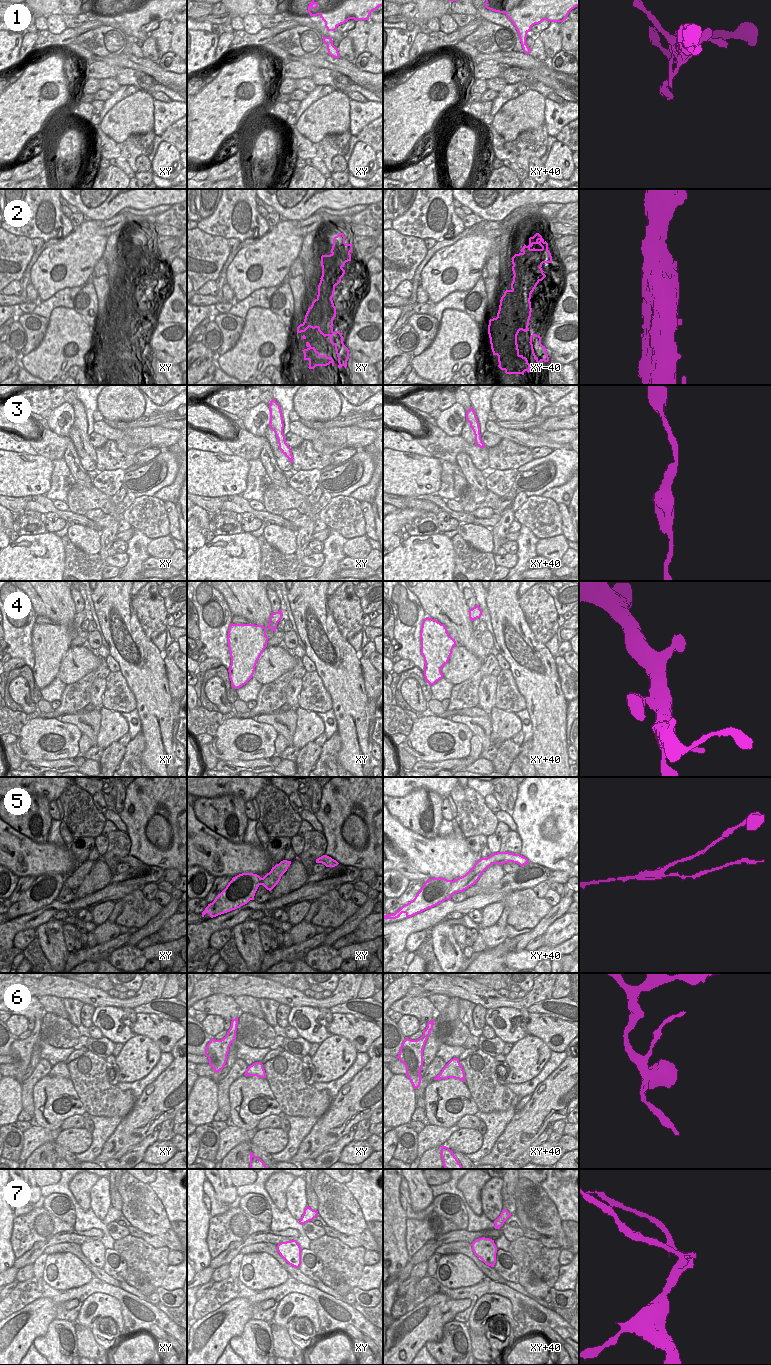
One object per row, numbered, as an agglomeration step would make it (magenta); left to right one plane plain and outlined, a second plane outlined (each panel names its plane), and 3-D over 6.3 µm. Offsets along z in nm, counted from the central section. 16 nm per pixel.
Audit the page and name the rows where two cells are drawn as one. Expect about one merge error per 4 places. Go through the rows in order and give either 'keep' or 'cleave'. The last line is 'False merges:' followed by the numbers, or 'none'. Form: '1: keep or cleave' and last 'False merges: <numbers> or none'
1: keep
2: keep
3: keep
4: keep
5: cleave
6: keep
7: cleave
False merges: 5, 7

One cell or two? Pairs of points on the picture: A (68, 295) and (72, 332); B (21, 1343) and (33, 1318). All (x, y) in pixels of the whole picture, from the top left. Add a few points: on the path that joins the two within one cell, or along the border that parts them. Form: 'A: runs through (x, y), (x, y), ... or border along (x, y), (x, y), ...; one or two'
A: border along (73, 308), (55, 307), (48, 319); two
B: runs through (21, 1337), (21, 1330), (27, 1324); one

